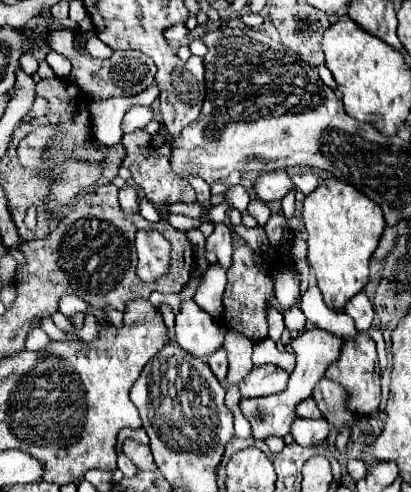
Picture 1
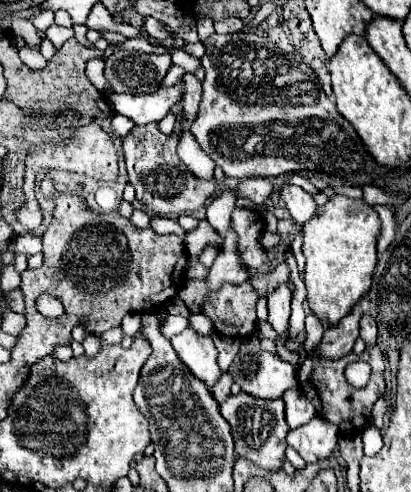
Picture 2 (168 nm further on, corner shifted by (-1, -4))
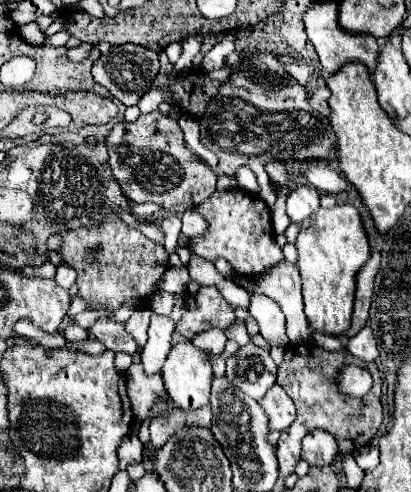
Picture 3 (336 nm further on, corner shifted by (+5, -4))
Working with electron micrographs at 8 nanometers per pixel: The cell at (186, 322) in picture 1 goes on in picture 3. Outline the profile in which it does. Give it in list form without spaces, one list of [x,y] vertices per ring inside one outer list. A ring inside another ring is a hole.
[[[190,340],[178,342],[178,344],[172,346],[172,350],[168,352],[166,364],[162,368],[162,376],[164,376],[164,382],[166,382],[168,396],[174,400],[174,404],[178,408],[194,410],[194,408],[208,404],[210,388],[212,388],[212,380],[214,380],[212,364],[210,364],[208,354],[202,352],[200,348],[194,348],[194,344]]]

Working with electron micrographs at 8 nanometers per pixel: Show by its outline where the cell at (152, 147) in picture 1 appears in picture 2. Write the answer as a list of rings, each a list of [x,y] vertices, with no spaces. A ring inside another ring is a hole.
[[[158,122],[134,126],[124,136],[124,158],[128,182],[136,190],[136,198],[146,206],[148,212],[158,216],[180,216],[188,212],[196,212],[206,206],[206,200],[218,190],[216,180],[200,180],[184,164],[176,154],[178,132],[164,134],[158,128]]]

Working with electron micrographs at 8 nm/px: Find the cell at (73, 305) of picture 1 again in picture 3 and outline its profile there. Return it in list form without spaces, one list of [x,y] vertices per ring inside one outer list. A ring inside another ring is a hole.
[[[70,324],[70,326],[64,330],[64,337],[68,342],[76,342],[76,340],[88,338],[88,332],[86,332],[84,328],[80,328],[78,324]]]

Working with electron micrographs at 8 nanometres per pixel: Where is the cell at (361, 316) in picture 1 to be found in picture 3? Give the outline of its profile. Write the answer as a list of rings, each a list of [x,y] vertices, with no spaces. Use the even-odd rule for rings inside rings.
[[[364,326],[354,338],[348,340],[348,350],[356,356],[362,358],[364,362],[374,362],[378,358],[378,348],[376,348],[376,340],[370,332],[368,326]]]

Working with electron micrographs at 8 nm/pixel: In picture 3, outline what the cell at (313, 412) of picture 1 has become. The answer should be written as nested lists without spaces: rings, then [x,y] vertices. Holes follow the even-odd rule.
[[[278,384],[260,400],[260,406],[270,418],[270,430],[282,432],[282,428],[288,428],[294,422],[294,402]]]

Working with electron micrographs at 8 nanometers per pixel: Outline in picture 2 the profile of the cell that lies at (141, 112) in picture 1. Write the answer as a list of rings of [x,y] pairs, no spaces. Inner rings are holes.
[[[178,80],[174,86],[160,86],[150,94],[110,94],[108,102],[118,114],[132,118],[136,124],[148,124],[162,120],[168,110],[182,102],[184,80]]]

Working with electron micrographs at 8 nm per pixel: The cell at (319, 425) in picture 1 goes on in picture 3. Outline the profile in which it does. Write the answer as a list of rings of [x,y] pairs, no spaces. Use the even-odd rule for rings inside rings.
[[[314,430],[308,432],[302,440],[302,460],[306,460],[310,466],[326,466],[334,460],[338,454],[338,444],[330,432]]]

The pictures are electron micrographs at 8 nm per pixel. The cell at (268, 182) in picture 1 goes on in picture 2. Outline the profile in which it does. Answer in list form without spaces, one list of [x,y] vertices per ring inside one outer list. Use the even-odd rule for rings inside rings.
[[[282,186],[280,198],[286,202],[286,208],[290,210],[290,216],[298,224],[308,222],[316,214],[318,206],[316,206],[312,194],[308,194],[306,190],[302,190],[298,186]]]

